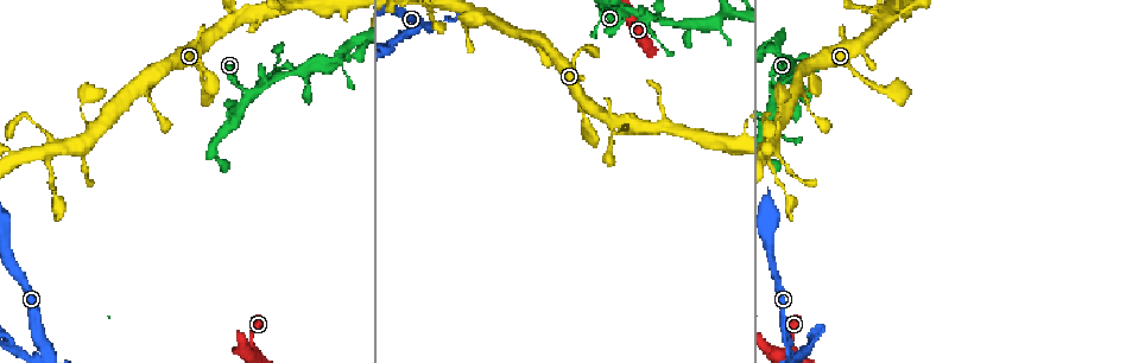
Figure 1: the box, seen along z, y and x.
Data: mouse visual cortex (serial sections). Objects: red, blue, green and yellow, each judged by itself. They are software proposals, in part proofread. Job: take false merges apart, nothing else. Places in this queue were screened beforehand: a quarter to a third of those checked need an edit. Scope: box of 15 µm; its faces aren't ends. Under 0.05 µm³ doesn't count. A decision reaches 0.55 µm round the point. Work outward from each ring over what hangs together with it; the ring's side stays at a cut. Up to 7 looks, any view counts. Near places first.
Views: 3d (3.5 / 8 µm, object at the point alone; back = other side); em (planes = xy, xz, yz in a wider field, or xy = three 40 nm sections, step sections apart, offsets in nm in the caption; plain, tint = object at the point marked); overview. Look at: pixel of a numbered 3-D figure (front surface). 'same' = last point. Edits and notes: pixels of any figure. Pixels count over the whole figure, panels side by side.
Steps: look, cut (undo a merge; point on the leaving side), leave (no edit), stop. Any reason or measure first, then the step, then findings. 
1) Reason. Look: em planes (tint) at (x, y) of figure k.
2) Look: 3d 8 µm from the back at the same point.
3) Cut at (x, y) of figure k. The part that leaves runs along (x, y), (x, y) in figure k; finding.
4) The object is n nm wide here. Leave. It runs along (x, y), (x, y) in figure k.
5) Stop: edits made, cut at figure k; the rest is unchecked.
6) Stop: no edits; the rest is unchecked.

Side arm on a straight run. Look: 3d 3.5 µm at (649, 15) of figure 1.

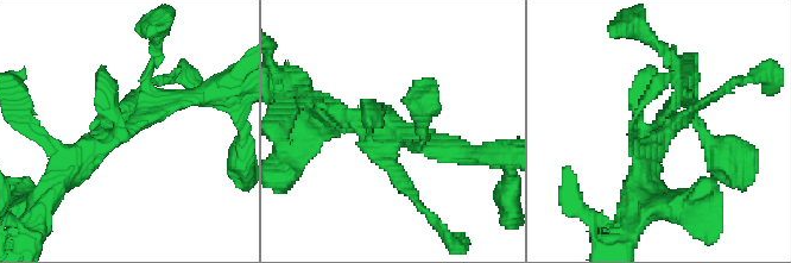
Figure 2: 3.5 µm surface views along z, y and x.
Need the tissue. Look: em xy step 1 (tint) at (402, 132) of figure 2.

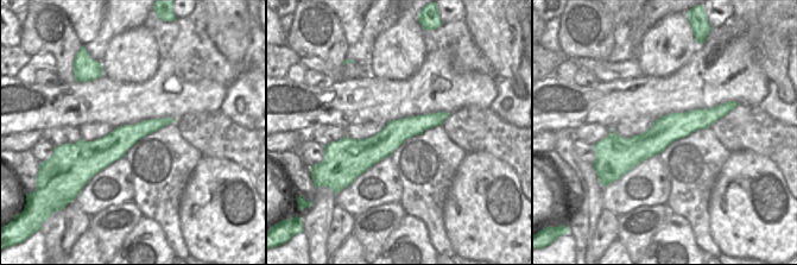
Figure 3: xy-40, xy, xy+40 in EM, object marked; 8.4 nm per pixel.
Leave. It runs along (70, 152), (204, 94) in figure 2; continuous, no second cell.

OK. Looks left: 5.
Look: 3d 3.5 µm at (235, 109) of figure 1.

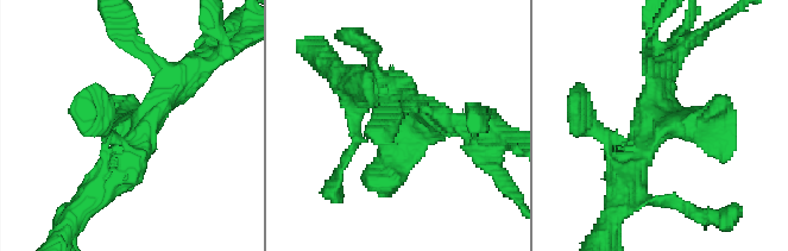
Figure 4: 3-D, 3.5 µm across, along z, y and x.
Look: em xy step 3 (tint) at (656, 128) of figure 4.

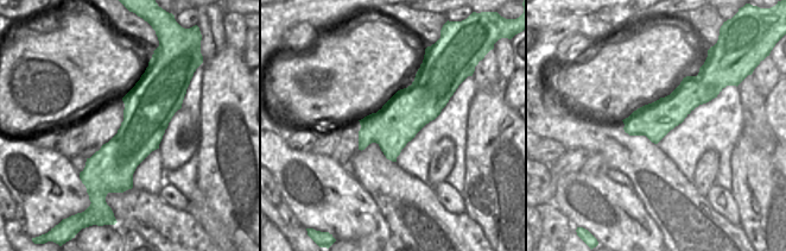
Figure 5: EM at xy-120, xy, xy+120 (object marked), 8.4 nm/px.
Another direction. Look: em xy step 2 (tint) at the same point.

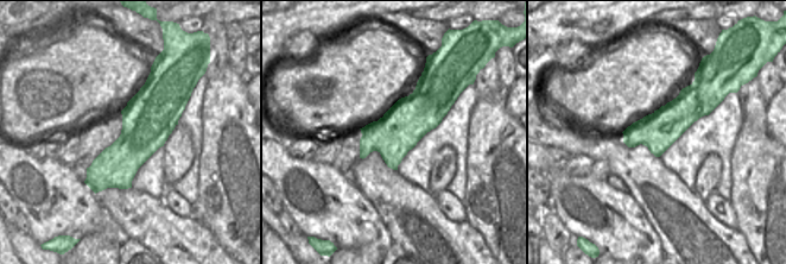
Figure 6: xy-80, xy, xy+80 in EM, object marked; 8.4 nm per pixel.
The arms are 300, 400, 400 nm wide. Leave. It runs along (437, 113), (401, 119), (374, 183) in figure 4; one cell here.

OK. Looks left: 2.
Stop: no edits; the rest is unchecked.

